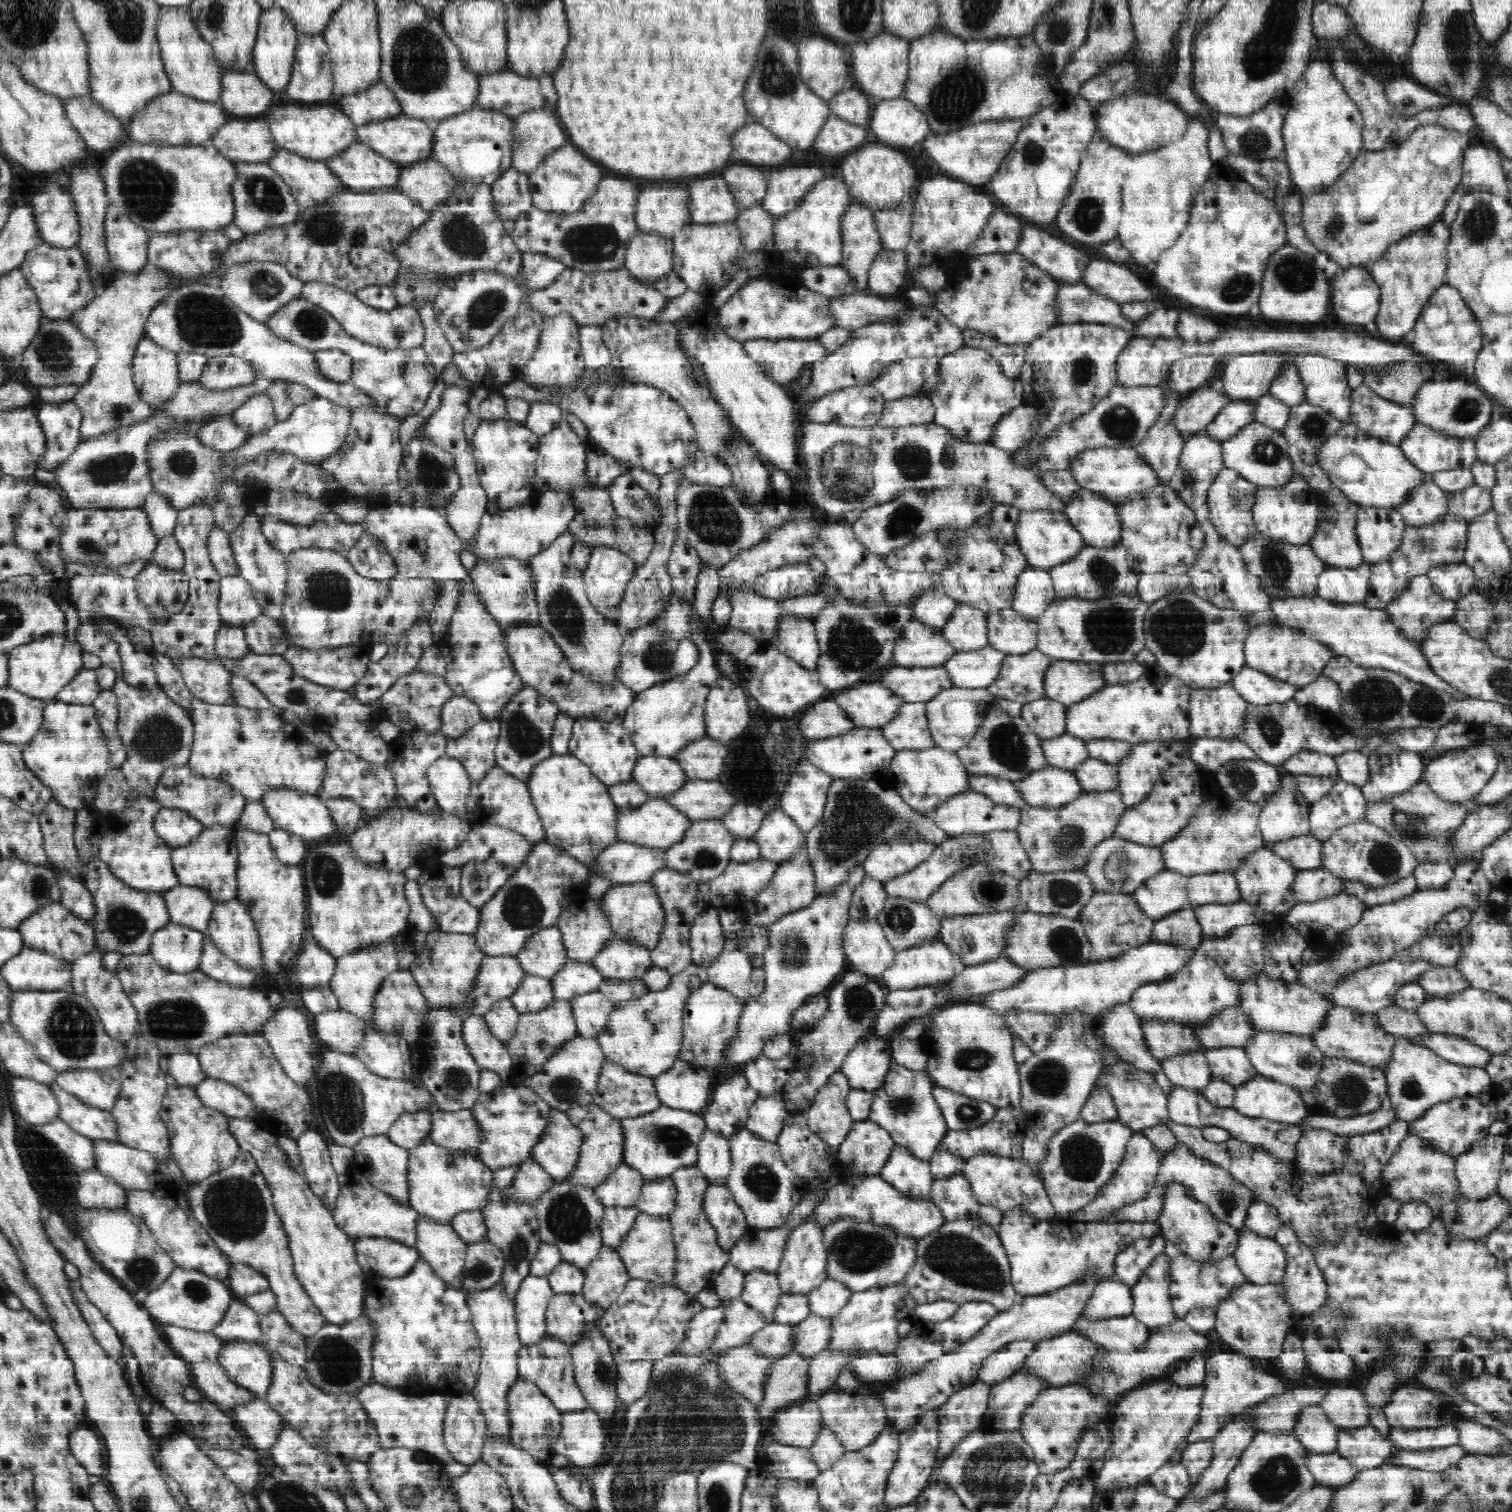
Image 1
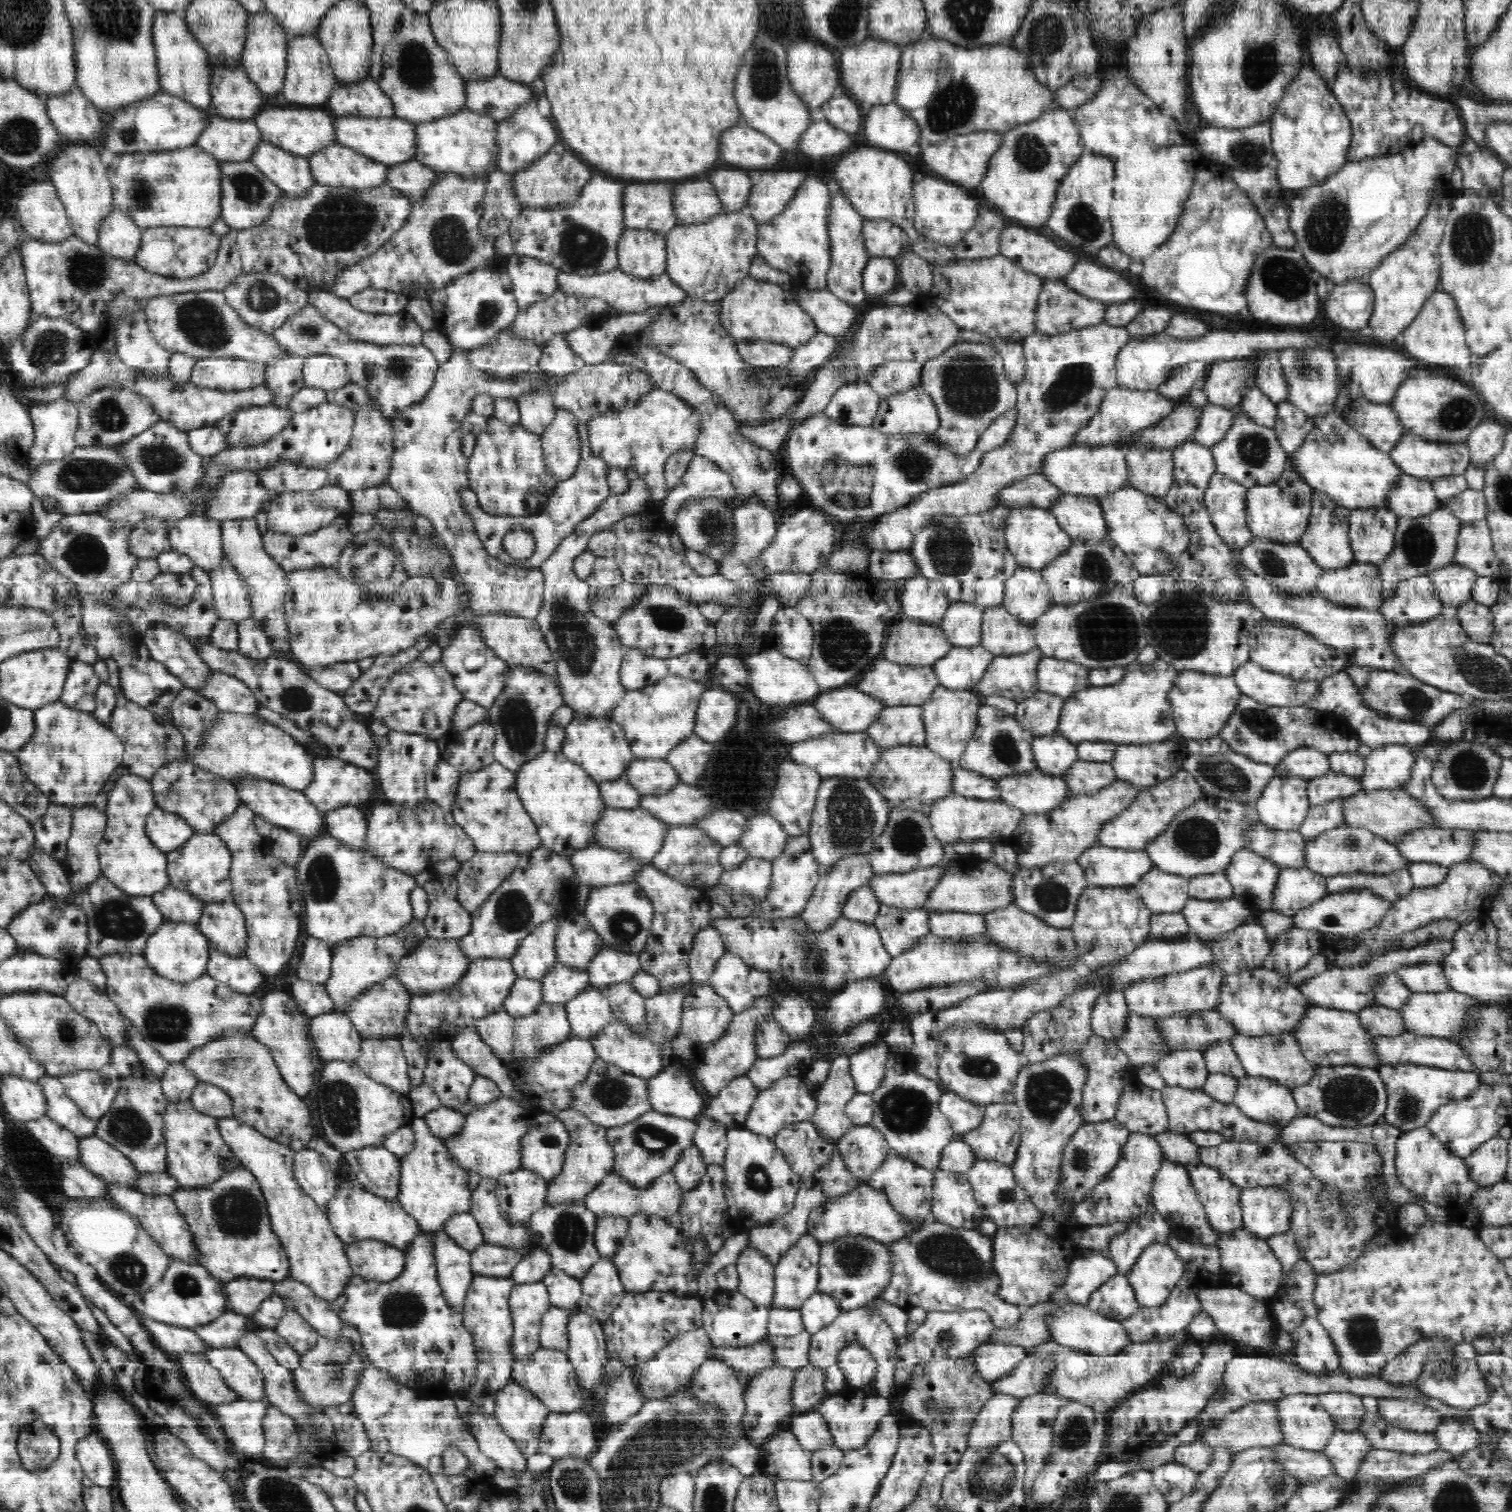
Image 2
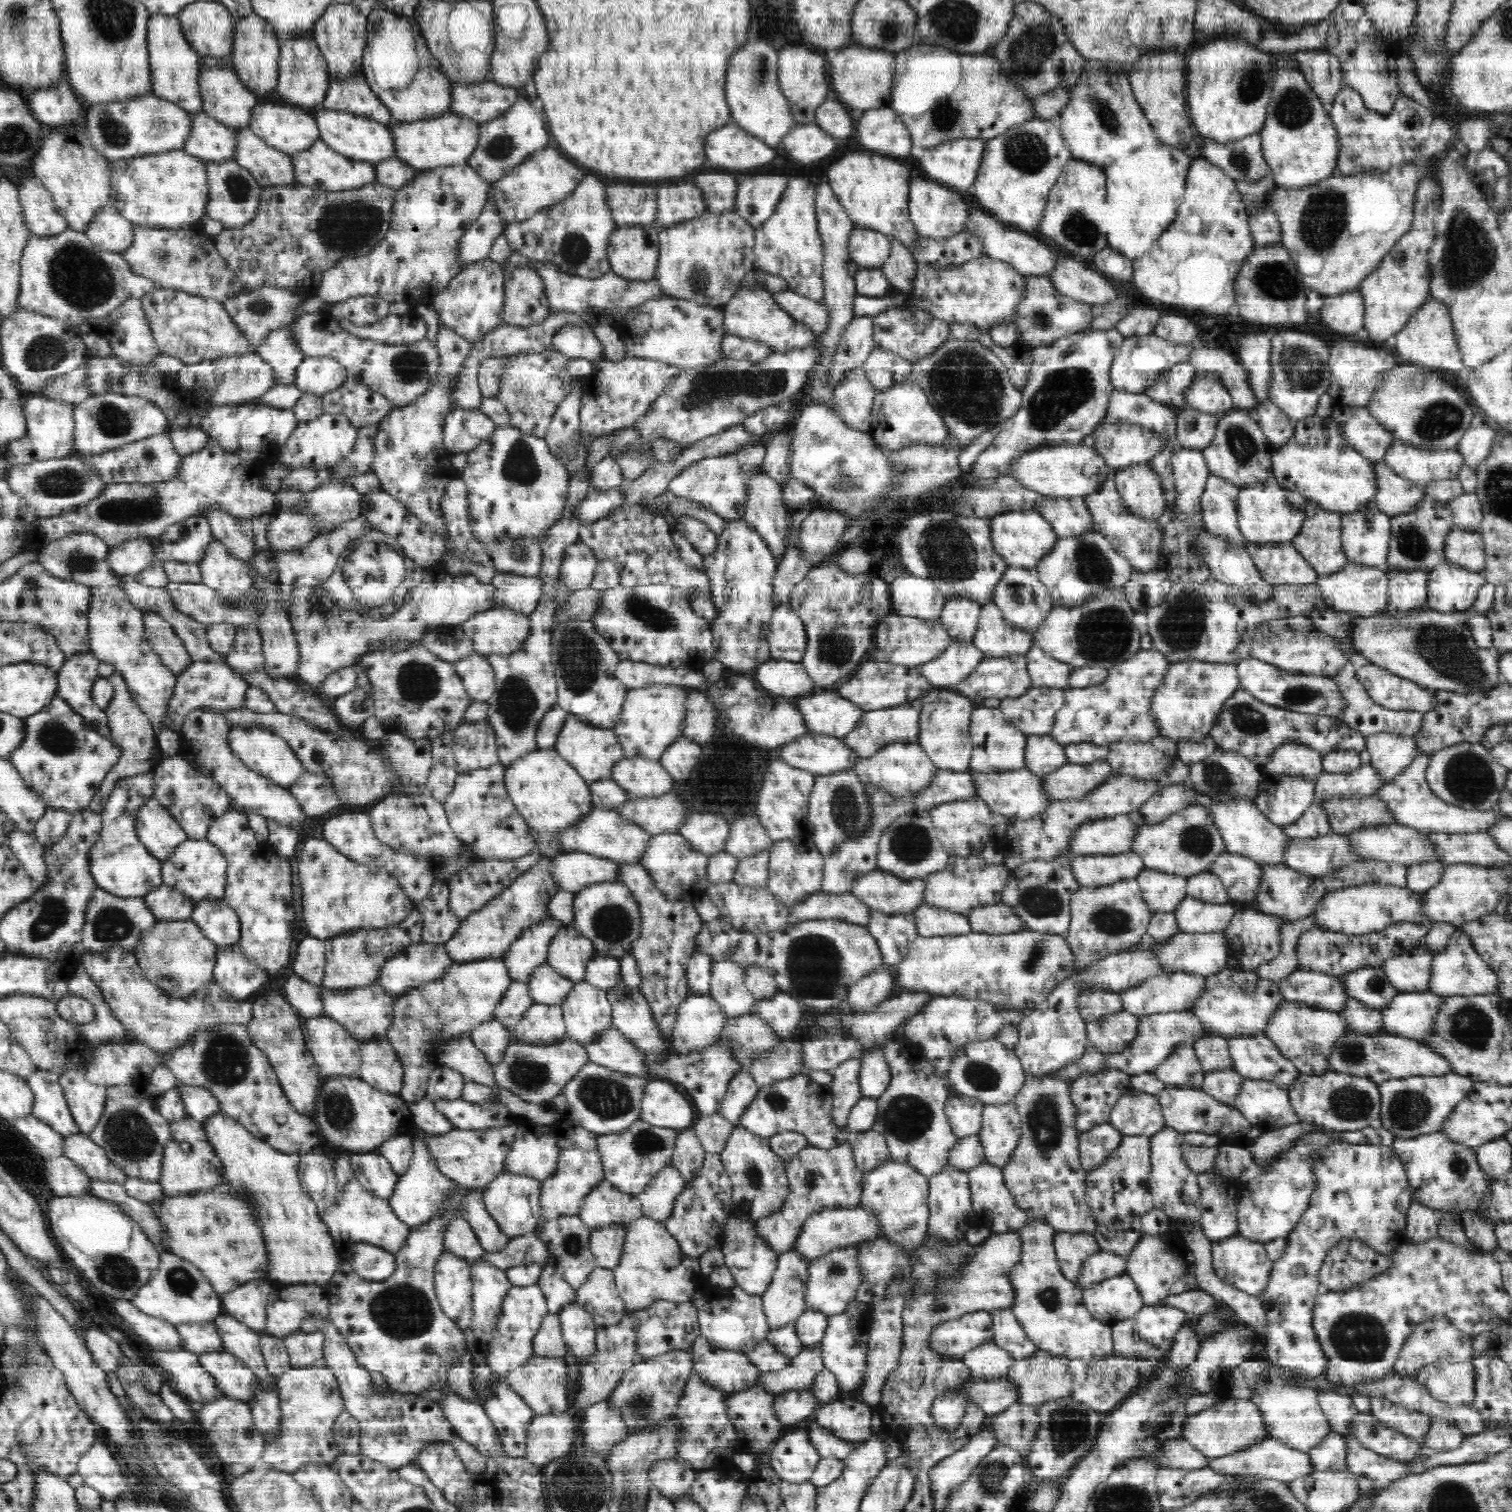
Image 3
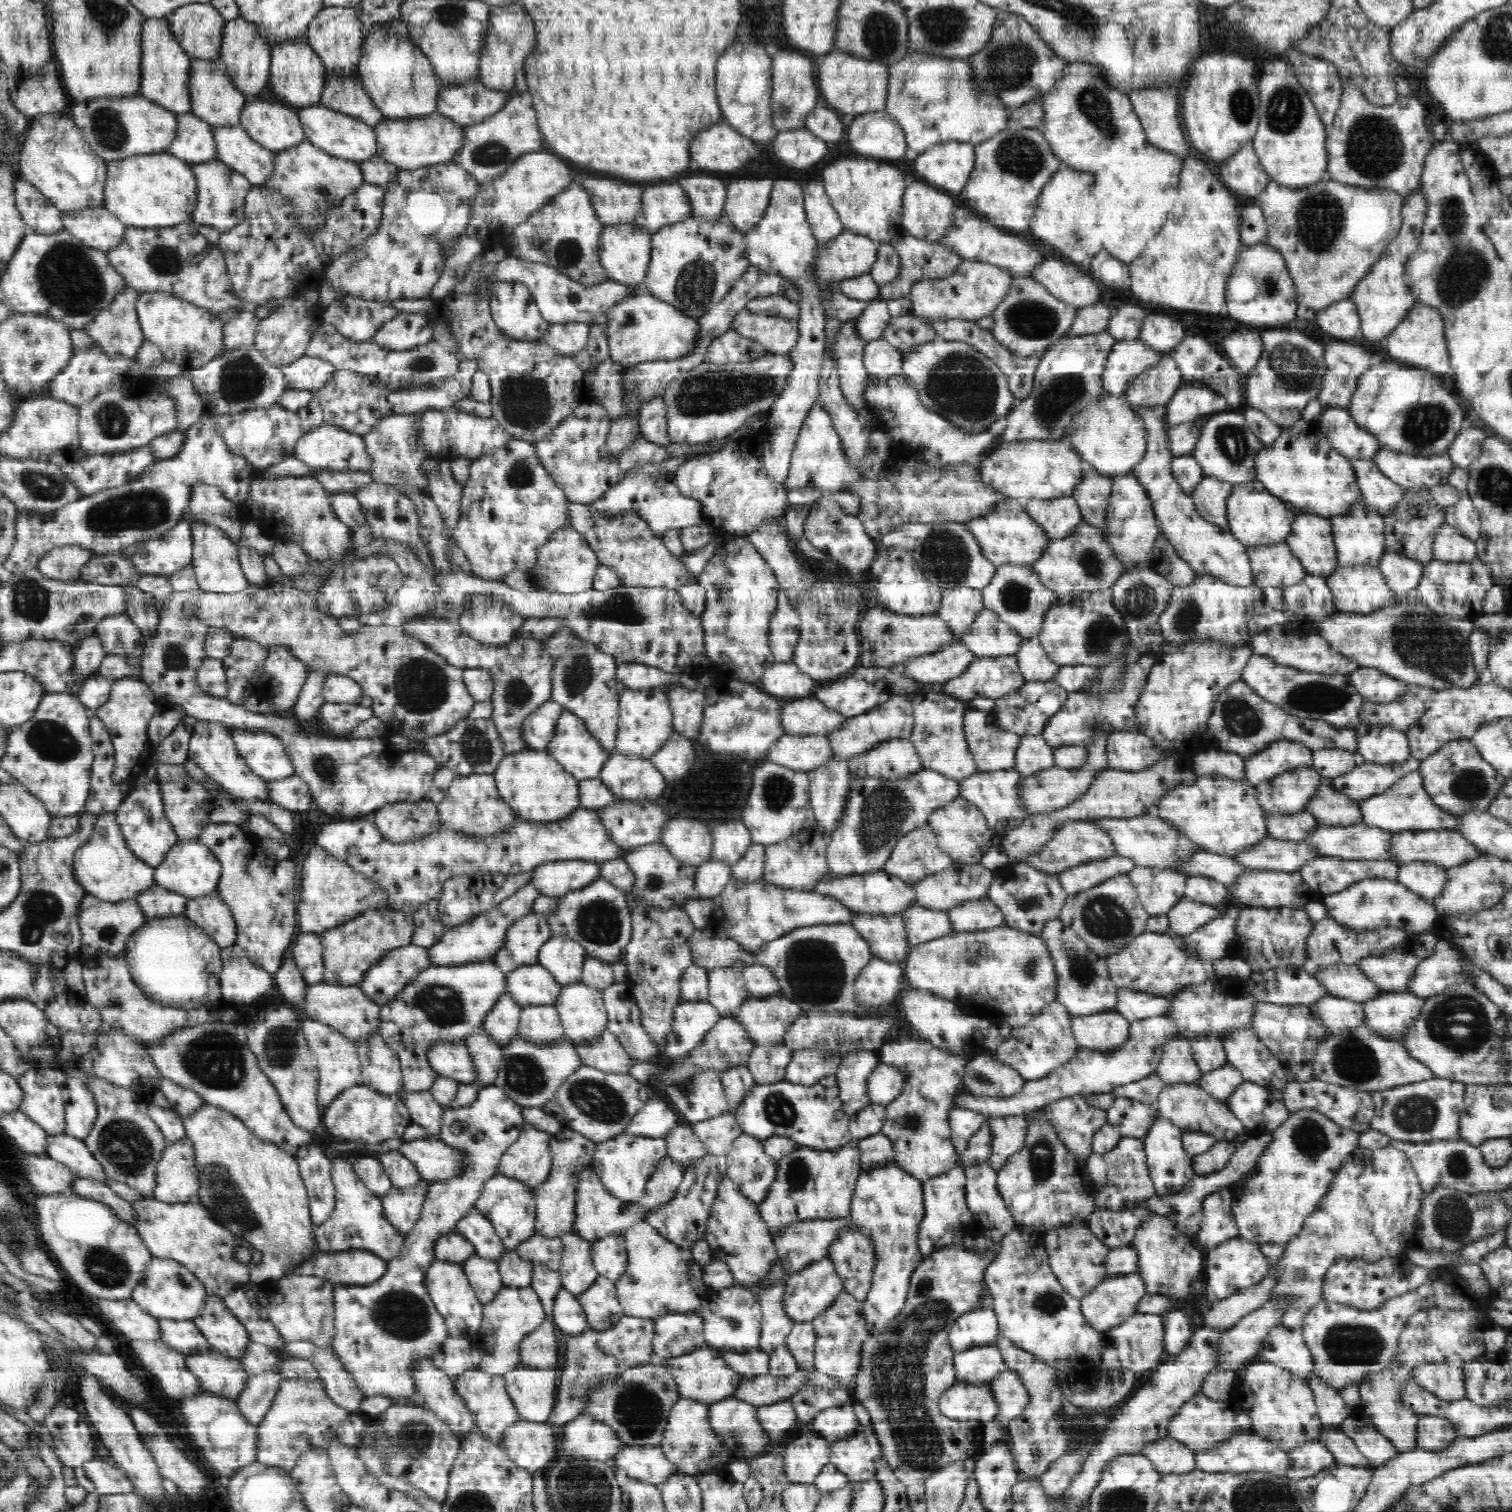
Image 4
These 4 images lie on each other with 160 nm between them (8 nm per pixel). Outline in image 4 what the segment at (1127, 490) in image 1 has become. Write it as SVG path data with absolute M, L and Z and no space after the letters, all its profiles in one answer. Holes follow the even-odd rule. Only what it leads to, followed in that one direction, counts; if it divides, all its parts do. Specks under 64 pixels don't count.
M1066 438L1056 440L1025 440L996 445L977 462L983 483L1005 498L1048 500L1072 496L1086 464Z

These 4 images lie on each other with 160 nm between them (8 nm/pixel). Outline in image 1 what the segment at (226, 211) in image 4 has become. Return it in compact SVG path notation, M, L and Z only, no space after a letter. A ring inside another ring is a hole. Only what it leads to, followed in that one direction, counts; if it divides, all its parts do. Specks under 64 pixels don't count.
M235 161L236 178L230 187L235 204L233 223L246 233L260 232L265 228L292 224L301 211L283 178L264 161Z

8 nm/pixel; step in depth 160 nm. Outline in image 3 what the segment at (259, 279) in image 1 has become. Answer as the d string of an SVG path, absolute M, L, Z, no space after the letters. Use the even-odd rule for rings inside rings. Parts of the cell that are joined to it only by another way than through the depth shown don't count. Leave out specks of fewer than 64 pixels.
M261 286L260 289L245 288L240 295L227 299L224 306L238 331L257 348L270 332L292 324L296 320L294 312L306 299L307 295L292 293L288 289Z

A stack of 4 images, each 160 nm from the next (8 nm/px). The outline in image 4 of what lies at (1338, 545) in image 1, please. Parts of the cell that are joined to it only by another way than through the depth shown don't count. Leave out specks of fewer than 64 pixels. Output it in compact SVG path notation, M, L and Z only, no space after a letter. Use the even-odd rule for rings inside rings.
M1300 513L1285 543L1301 560L1308 575L1328 576L1337 567L1335 542L1328 517Z

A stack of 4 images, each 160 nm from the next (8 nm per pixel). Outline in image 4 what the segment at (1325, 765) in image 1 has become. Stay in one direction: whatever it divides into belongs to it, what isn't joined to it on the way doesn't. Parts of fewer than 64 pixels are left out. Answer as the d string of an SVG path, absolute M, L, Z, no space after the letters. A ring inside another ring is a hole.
M1281 740L1246 758L1244 773L1252 787L1294 768L1313 768L1313 750L1298 741Z

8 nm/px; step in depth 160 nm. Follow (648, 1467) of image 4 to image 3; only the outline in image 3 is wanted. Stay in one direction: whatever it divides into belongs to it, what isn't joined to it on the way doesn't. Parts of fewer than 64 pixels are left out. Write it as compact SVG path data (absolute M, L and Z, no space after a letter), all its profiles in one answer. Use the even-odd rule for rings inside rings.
M678 1458L664 1459L650 1466L648 1478L652 1487L675 1501L690 1494L690 1487L694 1484L697 1473L695 1470L686 1468L683 1461Z

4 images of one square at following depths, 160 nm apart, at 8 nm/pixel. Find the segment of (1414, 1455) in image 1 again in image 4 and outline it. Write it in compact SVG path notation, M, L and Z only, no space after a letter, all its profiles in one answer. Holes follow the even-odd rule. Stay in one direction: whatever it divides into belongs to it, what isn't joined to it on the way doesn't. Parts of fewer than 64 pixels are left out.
M1323 1427L1318 1441L1323 1442L1324 1446L1335 1456L1336 1462L1350 1466L1376 1468L1374 1464L1357 1449L1355 1442L1344 1434L1340 1428Z

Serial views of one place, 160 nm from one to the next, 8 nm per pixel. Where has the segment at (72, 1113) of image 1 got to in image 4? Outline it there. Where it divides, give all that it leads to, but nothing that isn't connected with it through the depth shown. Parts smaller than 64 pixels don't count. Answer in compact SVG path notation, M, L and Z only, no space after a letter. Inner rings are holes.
M33 1066L18 1076L23 1099L19 1110L39 1124L47 1133L65 1132L65 1104L61 1088L55 1083L55 1073L48 1066Z

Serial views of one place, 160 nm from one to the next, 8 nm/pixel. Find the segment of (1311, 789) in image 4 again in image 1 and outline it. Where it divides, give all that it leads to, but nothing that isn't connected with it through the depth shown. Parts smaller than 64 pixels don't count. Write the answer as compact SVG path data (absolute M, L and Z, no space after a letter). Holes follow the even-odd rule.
M1283 773L1282 786L1262 804L1259 828L1267 846L1310 835L1311 804L1298 791L1294 776Z

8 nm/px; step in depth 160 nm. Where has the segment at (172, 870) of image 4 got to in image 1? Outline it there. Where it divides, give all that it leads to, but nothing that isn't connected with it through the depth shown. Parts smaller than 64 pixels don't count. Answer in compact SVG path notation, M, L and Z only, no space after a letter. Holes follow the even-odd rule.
M228 825L206 827L204 832L194 838L190 844L173 849L171 861L179 884L206 890L208 897L215 904L236 900L238 849L234 841L235 830L236 828Z

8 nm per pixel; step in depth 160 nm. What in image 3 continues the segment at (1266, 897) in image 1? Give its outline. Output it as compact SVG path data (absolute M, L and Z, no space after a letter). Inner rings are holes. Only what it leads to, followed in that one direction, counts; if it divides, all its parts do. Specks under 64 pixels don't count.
M1226 851L1215 858L1208 871L1222 881L1230 900L1244 904L1254 902L1258 896L1261 865L1247 856Z

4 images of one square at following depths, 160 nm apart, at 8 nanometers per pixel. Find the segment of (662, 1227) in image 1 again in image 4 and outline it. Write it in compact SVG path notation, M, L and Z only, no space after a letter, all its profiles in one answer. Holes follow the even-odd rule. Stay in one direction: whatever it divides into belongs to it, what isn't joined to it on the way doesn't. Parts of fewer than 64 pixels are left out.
M644 1220L634 1224L632 1228L628 1228L624 1232L624 1237L628 1254L628 1267L622 1279L615 1285L623 1315L654 1320L669 1313L697 1312L705 1303L710 1288L704 1284L701 1265L695 1263L691 1252L668 1241Z

